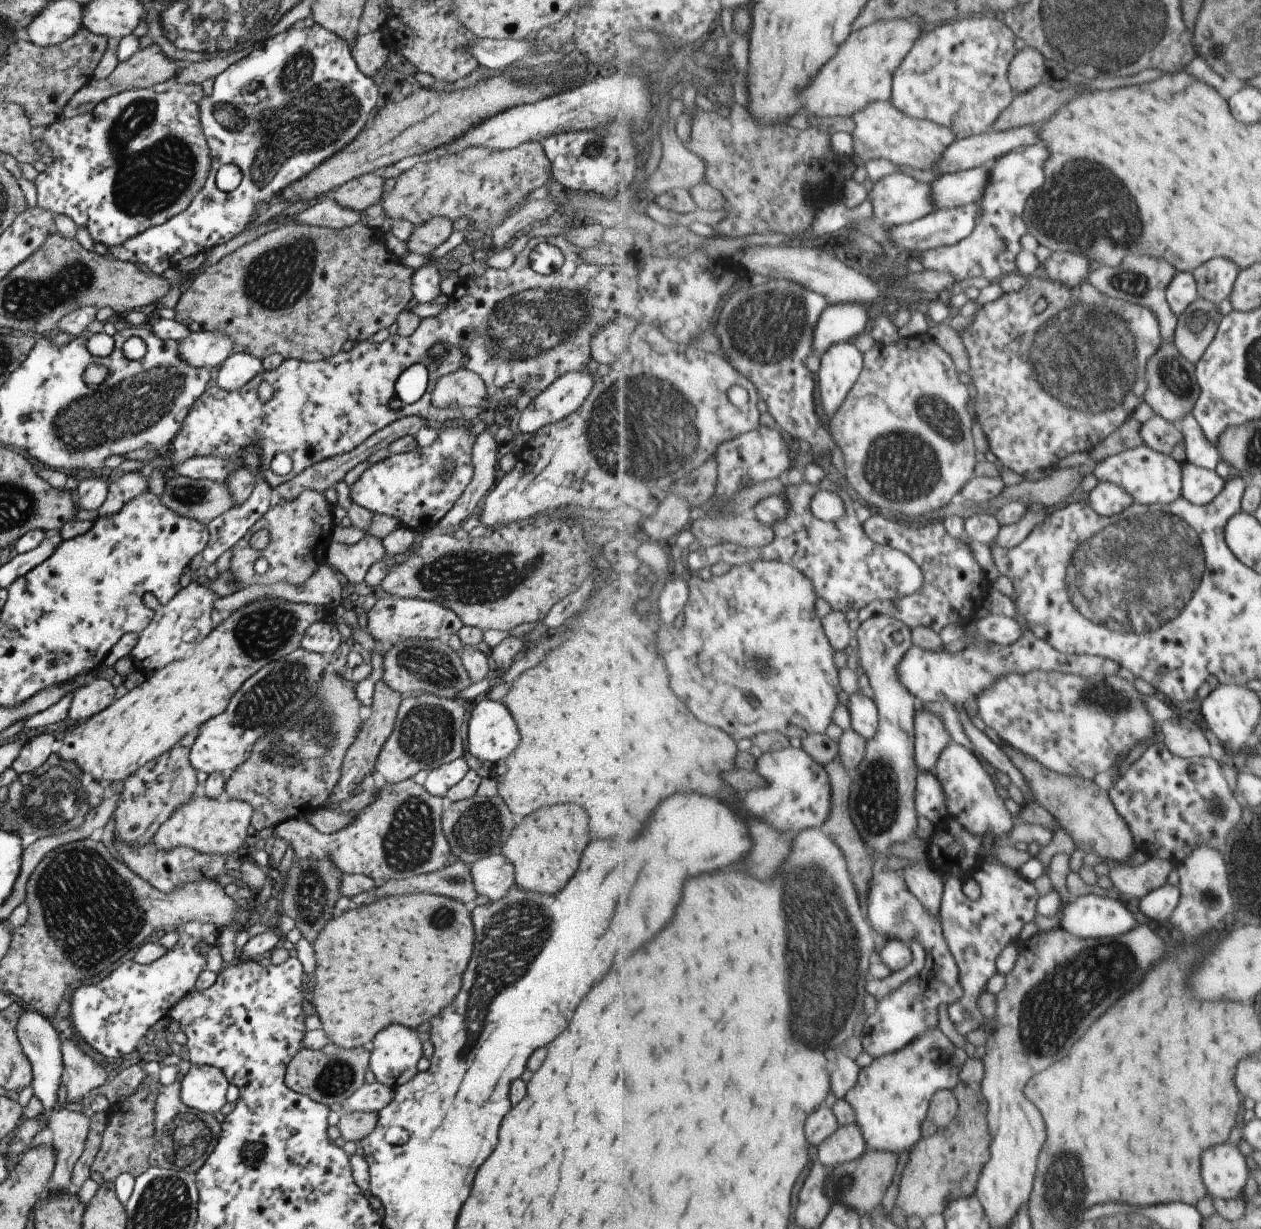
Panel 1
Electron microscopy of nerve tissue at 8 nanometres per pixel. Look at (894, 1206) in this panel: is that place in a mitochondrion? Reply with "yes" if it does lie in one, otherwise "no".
no

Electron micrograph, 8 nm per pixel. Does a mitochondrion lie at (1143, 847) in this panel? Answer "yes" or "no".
no

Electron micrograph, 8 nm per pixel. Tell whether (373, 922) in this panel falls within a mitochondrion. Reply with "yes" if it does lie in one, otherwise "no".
no

